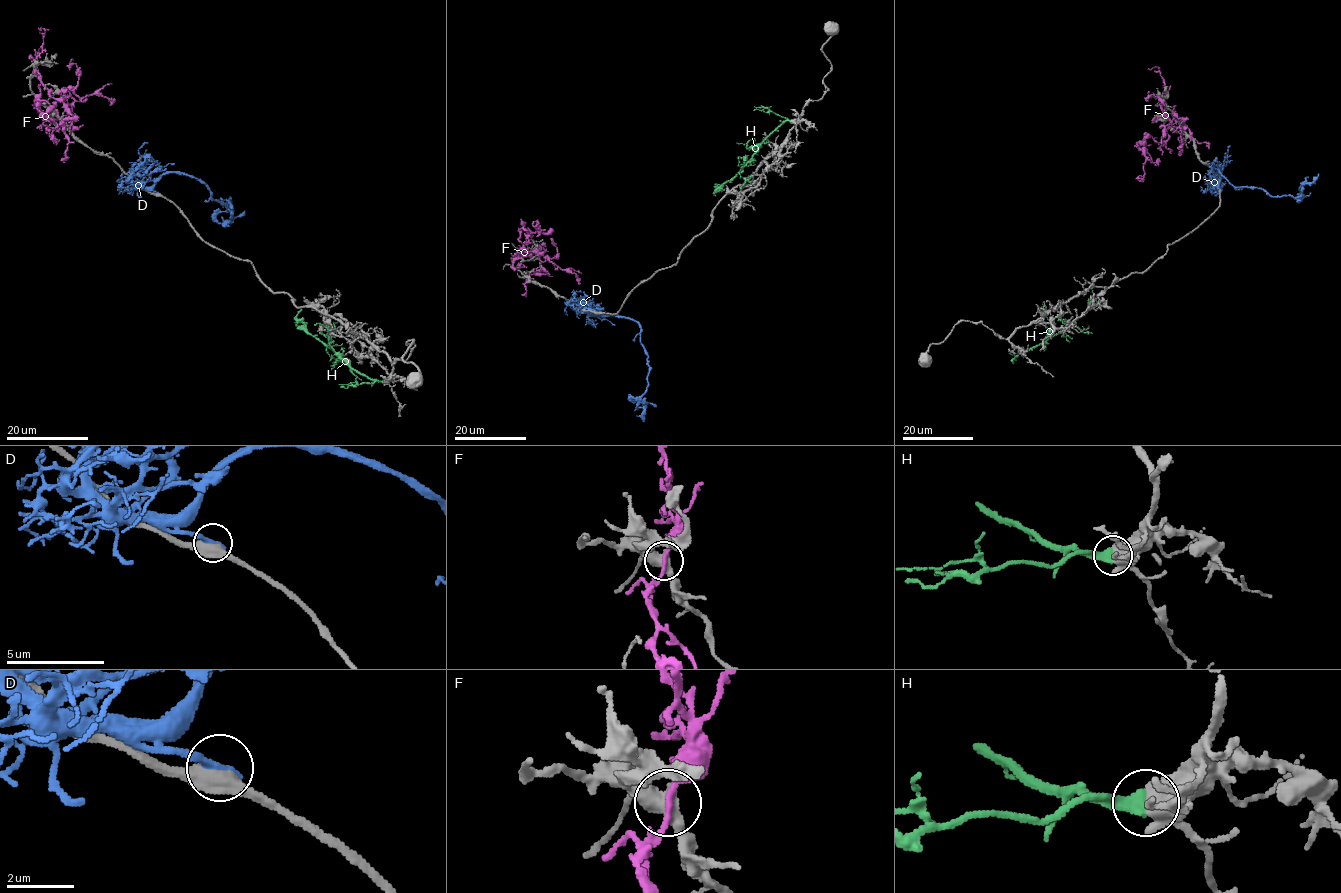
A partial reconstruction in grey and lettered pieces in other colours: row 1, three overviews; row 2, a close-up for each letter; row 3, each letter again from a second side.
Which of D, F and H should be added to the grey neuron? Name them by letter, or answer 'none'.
H

